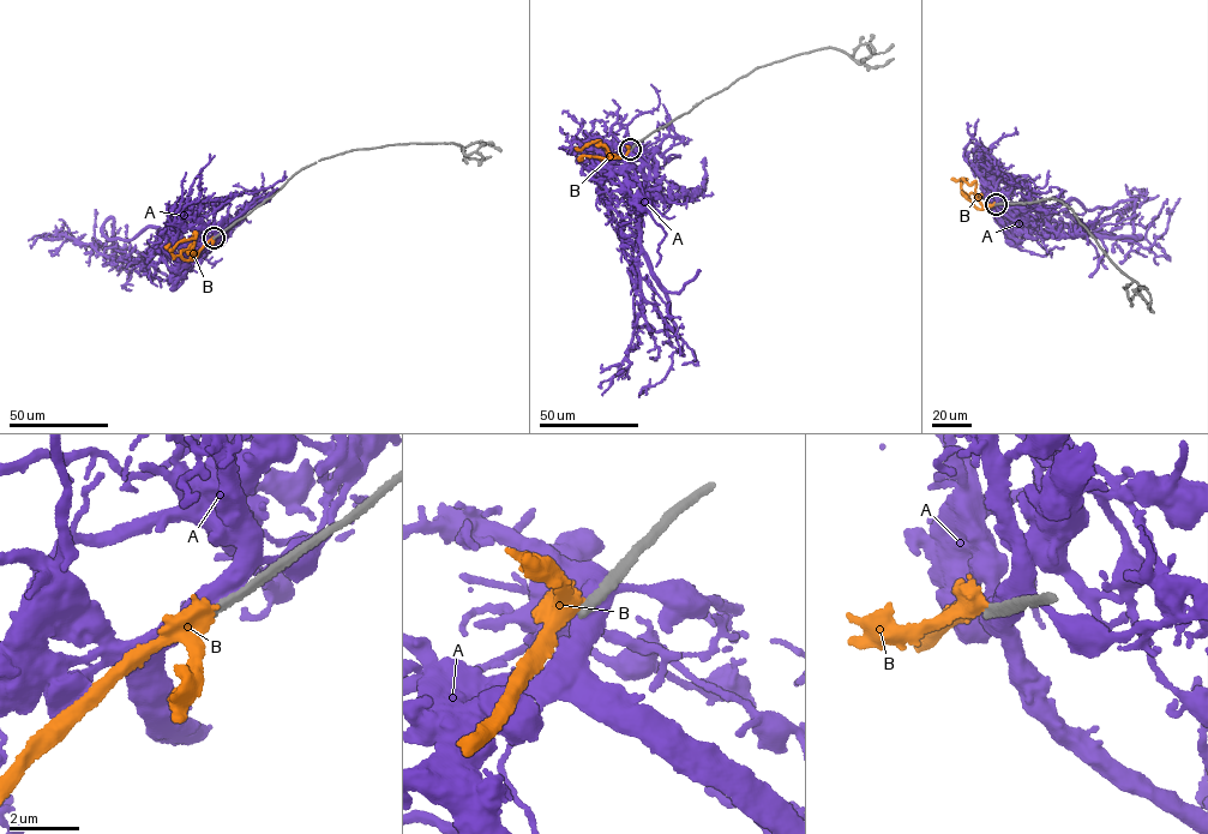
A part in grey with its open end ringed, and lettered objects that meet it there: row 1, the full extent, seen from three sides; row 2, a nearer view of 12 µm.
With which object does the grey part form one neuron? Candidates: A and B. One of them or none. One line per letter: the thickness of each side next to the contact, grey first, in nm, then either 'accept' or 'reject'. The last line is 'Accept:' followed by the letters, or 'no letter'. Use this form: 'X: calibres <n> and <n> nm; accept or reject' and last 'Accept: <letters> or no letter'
A: calibres 360 and 600 nm; reject
B: calibres 300 and 600 nm; reject
Accept: no letter

